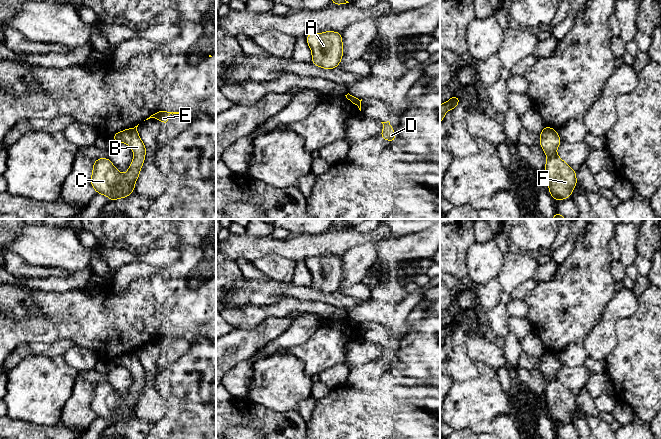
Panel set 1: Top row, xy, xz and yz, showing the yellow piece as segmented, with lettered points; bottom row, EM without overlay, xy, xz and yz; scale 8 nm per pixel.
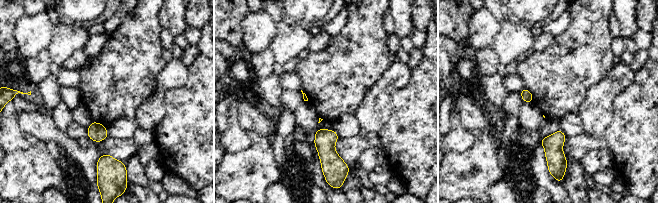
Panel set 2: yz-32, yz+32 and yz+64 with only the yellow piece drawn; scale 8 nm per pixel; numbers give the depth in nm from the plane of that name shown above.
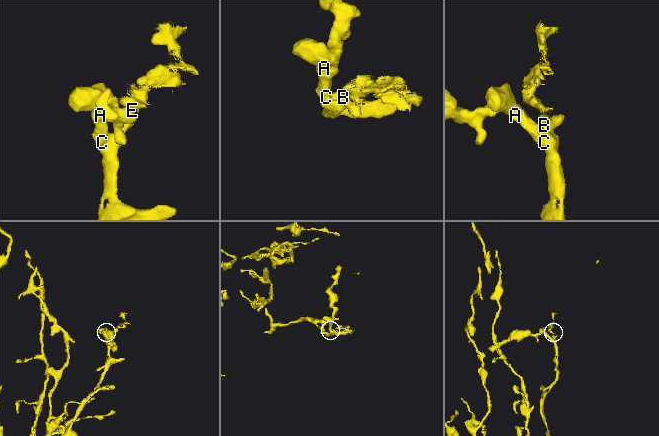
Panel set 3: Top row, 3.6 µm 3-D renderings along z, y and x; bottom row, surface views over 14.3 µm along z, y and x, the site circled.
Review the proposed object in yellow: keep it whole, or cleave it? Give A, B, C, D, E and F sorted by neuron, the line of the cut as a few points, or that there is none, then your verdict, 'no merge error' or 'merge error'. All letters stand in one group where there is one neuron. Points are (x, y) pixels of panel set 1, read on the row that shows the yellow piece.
groups A B C D F / E; cut yz (545, 127), (555, 131); merge error

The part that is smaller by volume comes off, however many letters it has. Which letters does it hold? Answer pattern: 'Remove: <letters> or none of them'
Remove: E

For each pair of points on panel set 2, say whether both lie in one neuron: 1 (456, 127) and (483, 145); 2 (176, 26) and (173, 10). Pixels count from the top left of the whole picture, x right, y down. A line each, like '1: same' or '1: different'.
1: different
2: same

